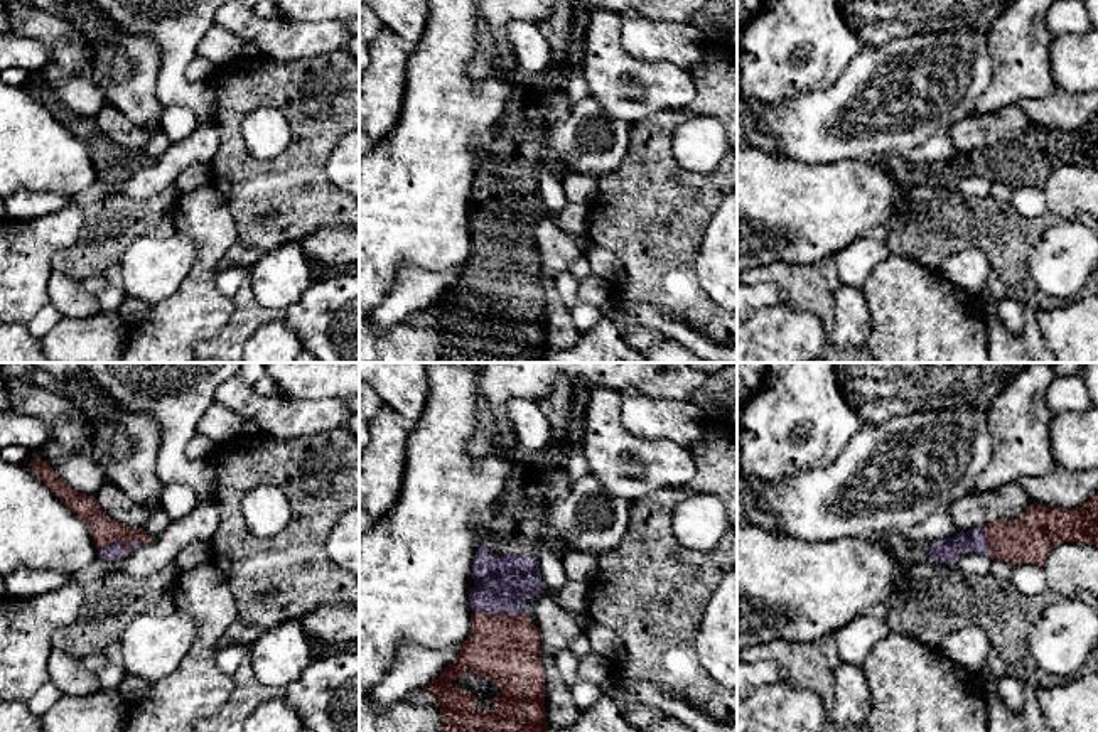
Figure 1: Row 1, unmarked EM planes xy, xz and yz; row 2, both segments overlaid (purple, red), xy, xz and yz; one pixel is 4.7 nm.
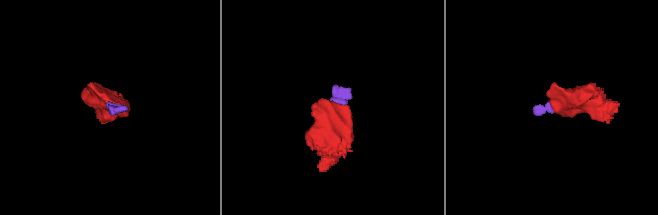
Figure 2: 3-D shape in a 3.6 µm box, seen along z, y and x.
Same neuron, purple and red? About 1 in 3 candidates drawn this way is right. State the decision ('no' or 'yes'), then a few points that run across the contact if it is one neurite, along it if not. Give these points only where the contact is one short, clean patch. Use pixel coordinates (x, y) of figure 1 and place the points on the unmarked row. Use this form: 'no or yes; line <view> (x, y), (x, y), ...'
yes; line xy (113, 172), (120, 166), (103, 152)

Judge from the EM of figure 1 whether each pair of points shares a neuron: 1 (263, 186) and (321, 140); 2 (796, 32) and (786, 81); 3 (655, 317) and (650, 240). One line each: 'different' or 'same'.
1: same
2: same
3: different

